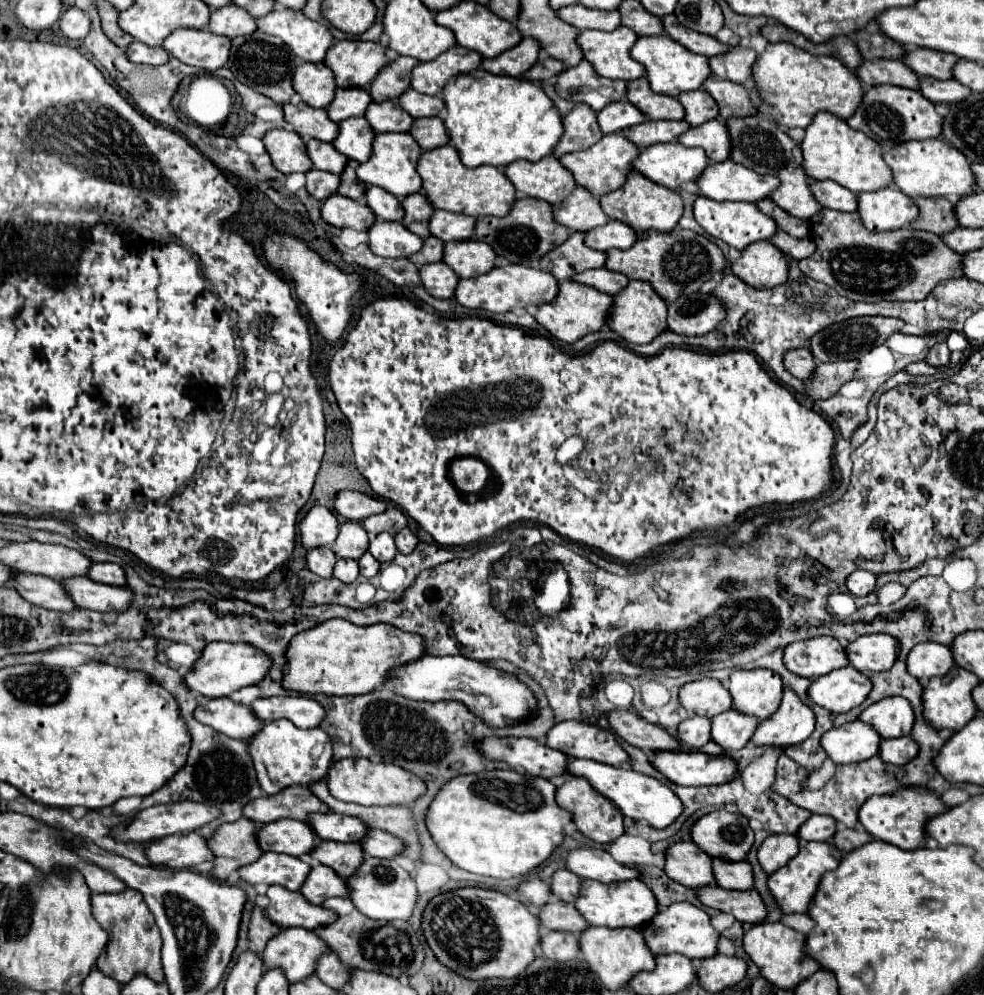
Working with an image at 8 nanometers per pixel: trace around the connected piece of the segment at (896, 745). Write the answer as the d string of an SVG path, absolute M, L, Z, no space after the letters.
M901 737L901 739L883 739L881 741L881 759L889 761L893 765L905 765L913 757L917 757L919 745L911 737Z

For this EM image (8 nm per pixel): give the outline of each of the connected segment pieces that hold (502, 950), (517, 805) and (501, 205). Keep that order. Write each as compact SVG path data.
M465 887L441 893L435 899L431 899L431 903L423 913L423 931L437 959L455 973L473 979L489 979L489 977L511 979L521 975L535 961L535 947L539 945L541 939L539 929L541 929L539 917L529 913L521 901L511 899L501 891L479 887Z
M491 769L451 779L437 793L427 813L427 825L433 839L457 867L475 875L495 879L511 879L515 875L525 875L539 867L563 843L563 829L571 819L573 815L557 805L555 785L549 779L519 775L513 769Z
M451 145L437 147L433 151L425 151L417 161L417 173L423 181L421 189L433 209L443 209L449 213L461 213L469 217L505 217L509 213L509 205L513 205L517 191L509 185L509 179L497 167L481 167L481 169L465 169L457 151Z

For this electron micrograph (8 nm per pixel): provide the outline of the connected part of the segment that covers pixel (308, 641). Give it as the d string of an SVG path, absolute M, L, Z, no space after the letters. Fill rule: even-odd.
M329 619L293 637L287 649L289 665L283 685L289 691L309 695L363 695L385 685L389 669L417 661L425 653L421 635L405 633L385 623L359 627L345 619Z

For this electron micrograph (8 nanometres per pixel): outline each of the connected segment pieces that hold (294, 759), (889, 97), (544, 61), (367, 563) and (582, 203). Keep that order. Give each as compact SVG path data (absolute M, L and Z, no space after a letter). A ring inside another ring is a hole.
M287 719L265 723L249 745L257 779L267 795L275 795L291 785L311 785L327 777L333 763L333 741L323 729L299 729Z
M877 85L865 91L861 105L855 109L853 117L847 119L851 129L863 131L867 137L881 143L881 149L893 147L901 141L909 139L931 139L941 135L941 121L943 117L937 115L933 103L925 99L919 91L895 87L895 85ZM887 139L887 141L885 141Z
M541 57L525 75L523 79L529 79L529 81L545 81L545 79L551 79L555 77L559 71L563 71L565 65L561 65L561 61L553 61L551 57Z
M365 553L361 559L359 559L359 573L363 577L375 577L379 573L379 561L371 555L371 553Z
M575 189L561 205L553 207L553 219L559 225L565 225L573 231L589 231L593 227L609 223L609 217L601 213L601 205L597 197L589 197L583 193L585 189Z

